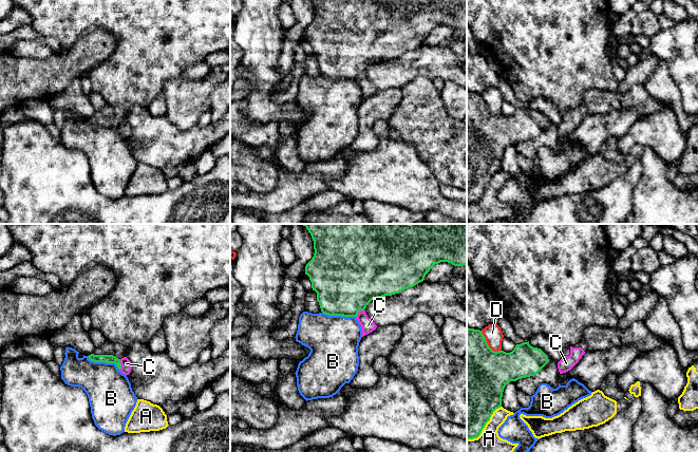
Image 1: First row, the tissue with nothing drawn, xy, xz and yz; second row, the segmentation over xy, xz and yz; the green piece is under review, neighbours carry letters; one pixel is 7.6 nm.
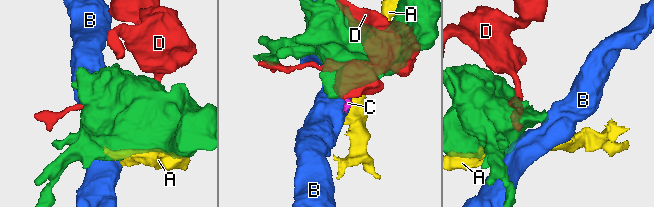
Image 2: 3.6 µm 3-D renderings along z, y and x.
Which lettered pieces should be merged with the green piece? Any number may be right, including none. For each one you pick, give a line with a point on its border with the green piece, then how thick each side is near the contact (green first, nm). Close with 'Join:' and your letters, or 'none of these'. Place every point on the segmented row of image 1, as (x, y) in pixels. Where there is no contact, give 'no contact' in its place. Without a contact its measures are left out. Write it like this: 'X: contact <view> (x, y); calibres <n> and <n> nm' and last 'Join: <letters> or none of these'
C: contact xy (120, 364); calibres 60 and 80 nm
Join: C

